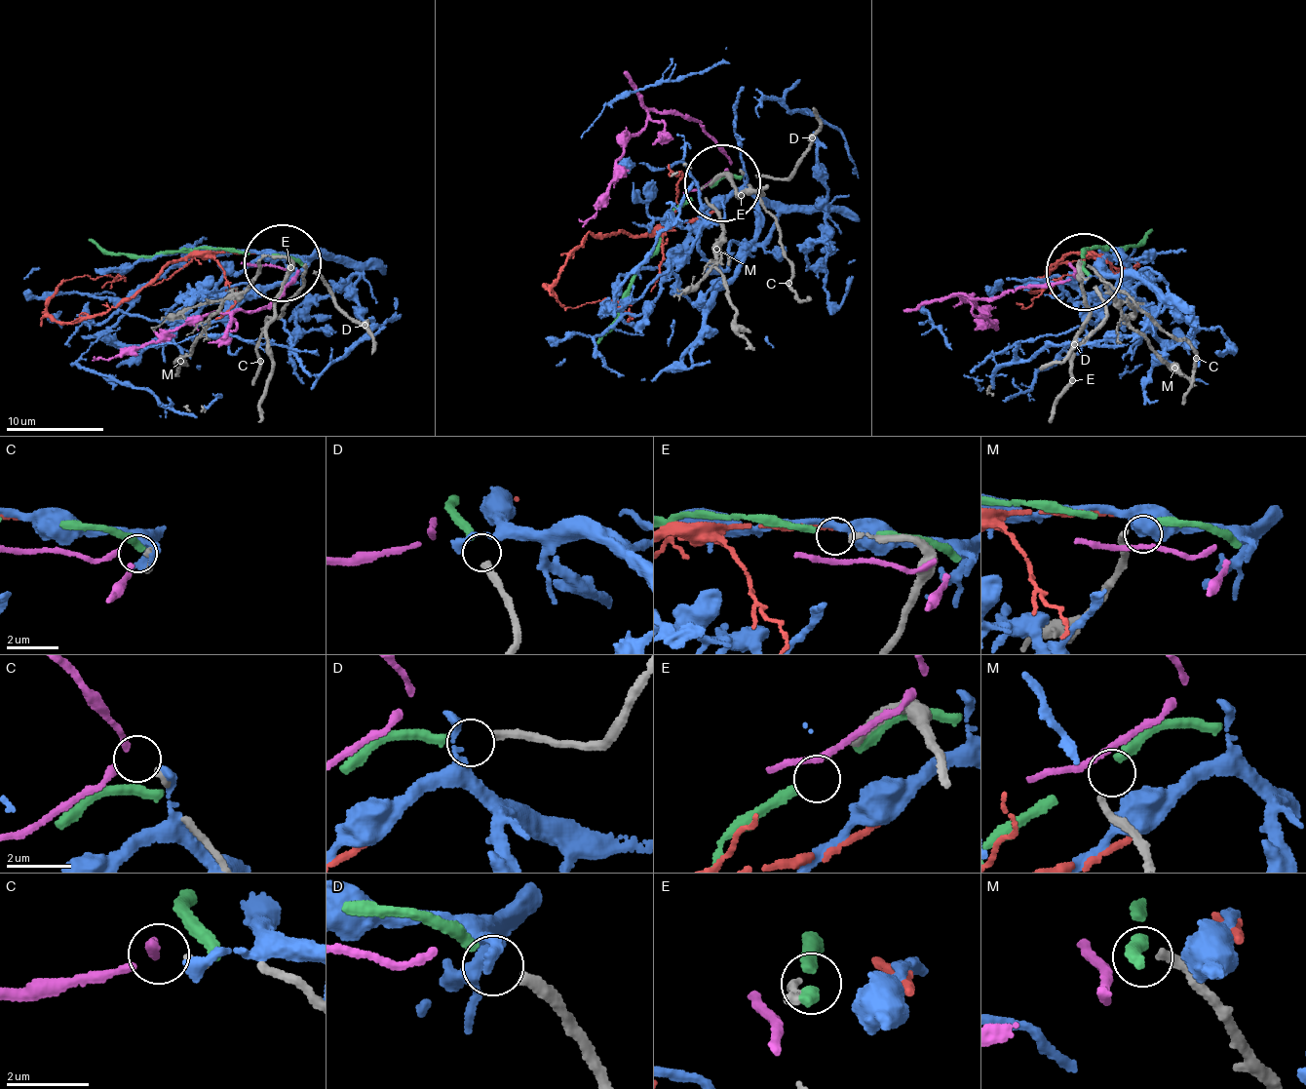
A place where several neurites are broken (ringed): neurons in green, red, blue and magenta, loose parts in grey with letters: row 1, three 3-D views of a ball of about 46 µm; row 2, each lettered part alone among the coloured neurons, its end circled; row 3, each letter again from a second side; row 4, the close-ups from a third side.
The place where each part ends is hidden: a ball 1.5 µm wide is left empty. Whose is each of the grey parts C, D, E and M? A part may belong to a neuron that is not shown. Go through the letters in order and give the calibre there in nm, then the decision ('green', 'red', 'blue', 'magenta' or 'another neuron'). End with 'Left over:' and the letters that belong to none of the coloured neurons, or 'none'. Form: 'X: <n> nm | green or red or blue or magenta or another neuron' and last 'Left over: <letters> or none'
C: 190 nm | magenta
D: 280 nm | green
E: 170 nm | another neuron
M: 240 nm | another neuron
Left over: E, M

